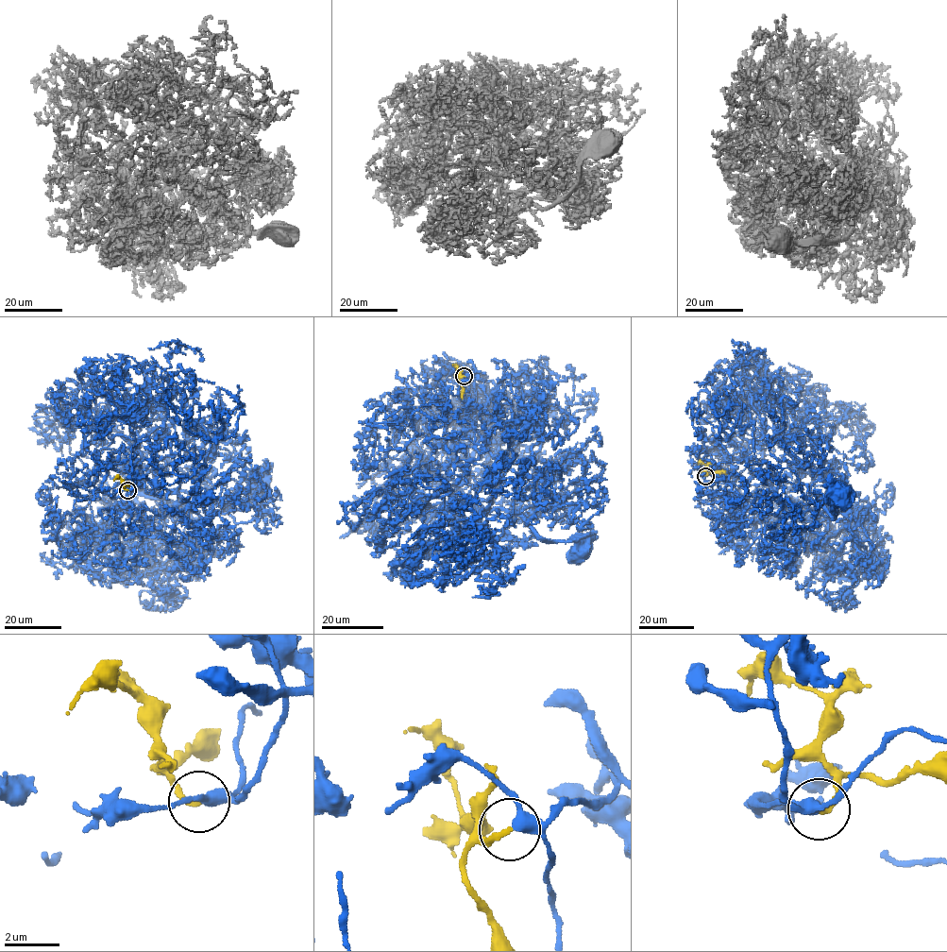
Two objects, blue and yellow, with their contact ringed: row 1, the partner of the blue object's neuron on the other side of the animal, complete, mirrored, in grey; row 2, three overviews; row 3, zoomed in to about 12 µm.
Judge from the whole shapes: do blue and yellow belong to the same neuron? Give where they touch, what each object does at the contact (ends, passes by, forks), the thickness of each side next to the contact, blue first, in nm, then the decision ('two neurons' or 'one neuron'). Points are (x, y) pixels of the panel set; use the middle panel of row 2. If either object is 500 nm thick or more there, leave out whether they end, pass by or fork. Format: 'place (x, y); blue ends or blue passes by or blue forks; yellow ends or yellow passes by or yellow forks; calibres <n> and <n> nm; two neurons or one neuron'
place (464, 376); blue forks; yellow ends; calibres 280 and 190 nm; one neuron

